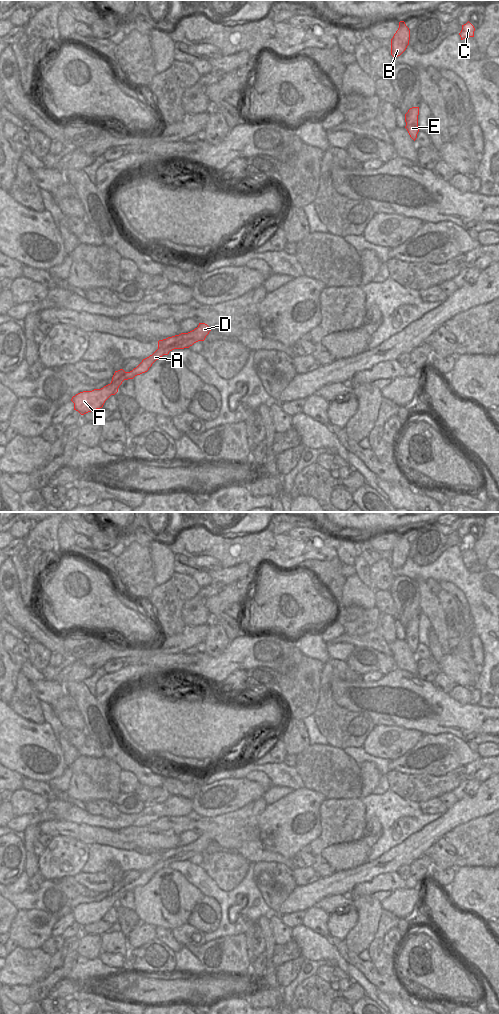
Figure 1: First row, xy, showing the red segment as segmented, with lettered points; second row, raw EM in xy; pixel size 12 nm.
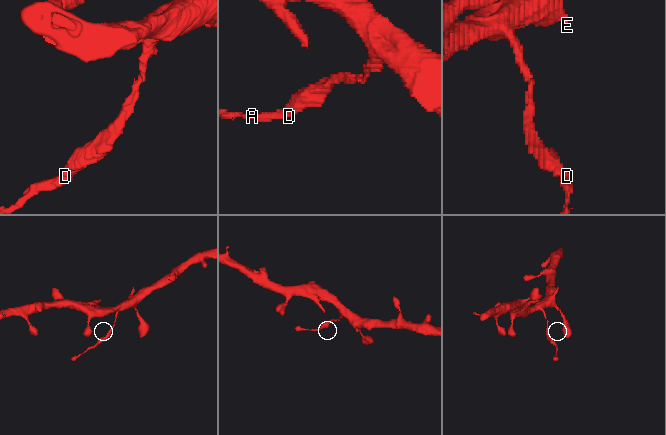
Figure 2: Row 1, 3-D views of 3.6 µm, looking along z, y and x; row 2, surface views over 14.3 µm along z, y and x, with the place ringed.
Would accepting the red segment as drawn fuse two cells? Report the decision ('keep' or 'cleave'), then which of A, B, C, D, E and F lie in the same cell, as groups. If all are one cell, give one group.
keep; groups A B C D E F

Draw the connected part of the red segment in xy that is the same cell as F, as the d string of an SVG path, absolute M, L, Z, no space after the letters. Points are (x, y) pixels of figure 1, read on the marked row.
M199 323L197 328L188 333L159 340L158 349L152 355L143 359L132 371L125 372L123 369L115 371L110 384L101 389L83 391L73 396L71 401L74 403L74 410L84 415L102 408L105 401L118 392L118 388L124 380L133 379L135 376L147 372L156 360L163 355L168 355L174 349L189 348L198 341L204 341L210 331L211 328L207 324Z

